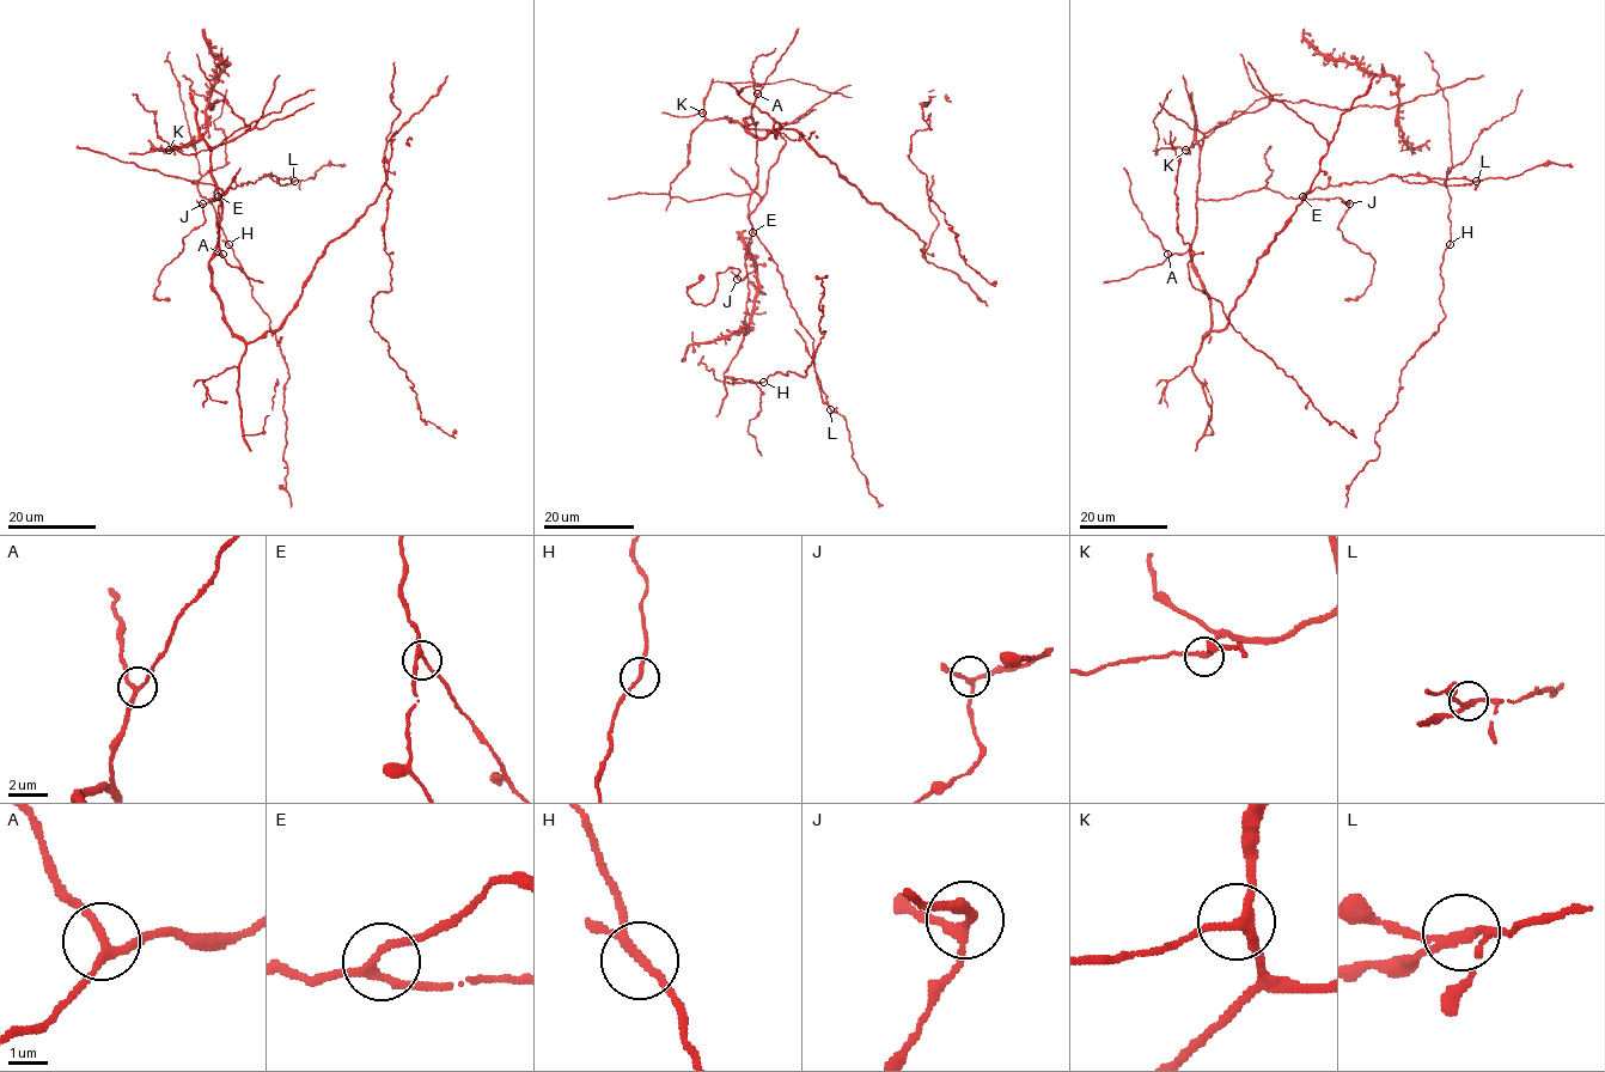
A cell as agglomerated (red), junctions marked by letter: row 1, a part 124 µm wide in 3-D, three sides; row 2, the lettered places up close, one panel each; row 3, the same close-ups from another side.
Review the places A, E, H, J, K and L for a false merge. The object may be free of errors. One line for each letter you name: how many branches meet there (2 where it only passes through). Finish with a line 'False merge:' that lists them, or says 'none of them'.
L: Branches: 3
False merge: L

